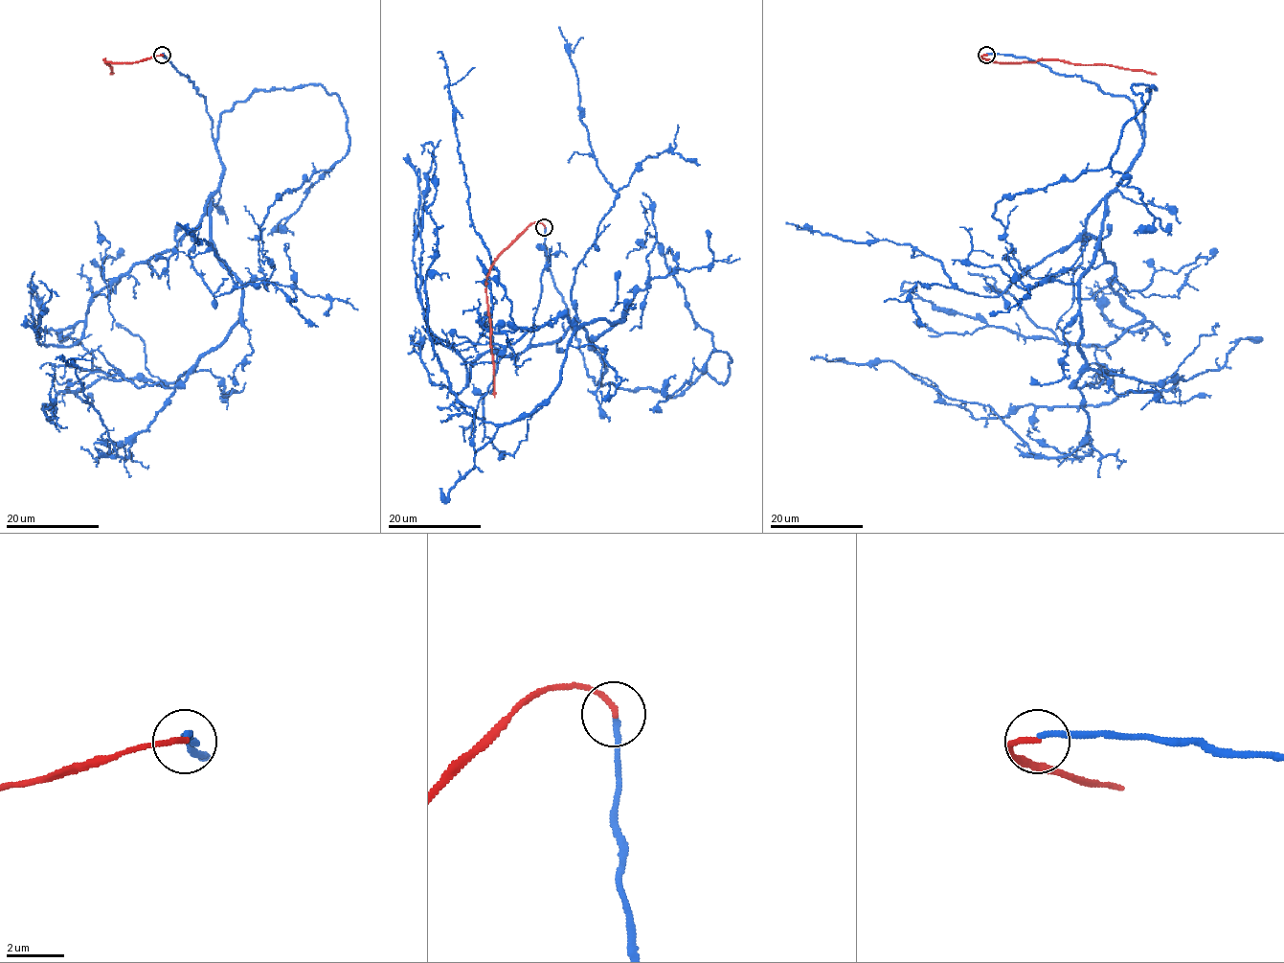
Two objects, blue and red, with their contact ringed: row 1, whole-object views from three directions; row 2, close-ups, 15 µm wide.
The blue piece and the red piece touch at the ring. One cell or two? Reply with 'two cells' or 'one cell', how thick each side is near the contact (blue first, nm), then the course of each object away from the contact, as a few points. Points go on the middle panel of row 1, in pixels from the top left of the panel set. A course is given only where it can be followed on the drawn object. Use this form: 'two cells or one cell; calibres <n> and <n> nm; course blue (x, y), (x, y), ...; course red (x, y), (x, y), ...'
two cells; calibres 180 and 200 nm; course blue (545, 226), (596, 384), (593, 344), (624, 321), (574, 332), (557, 389), (492, 424), (428, 332), (428, 149); course red (545, 226), (532, 223), (494, 262), (486, 279), (494, 397)

